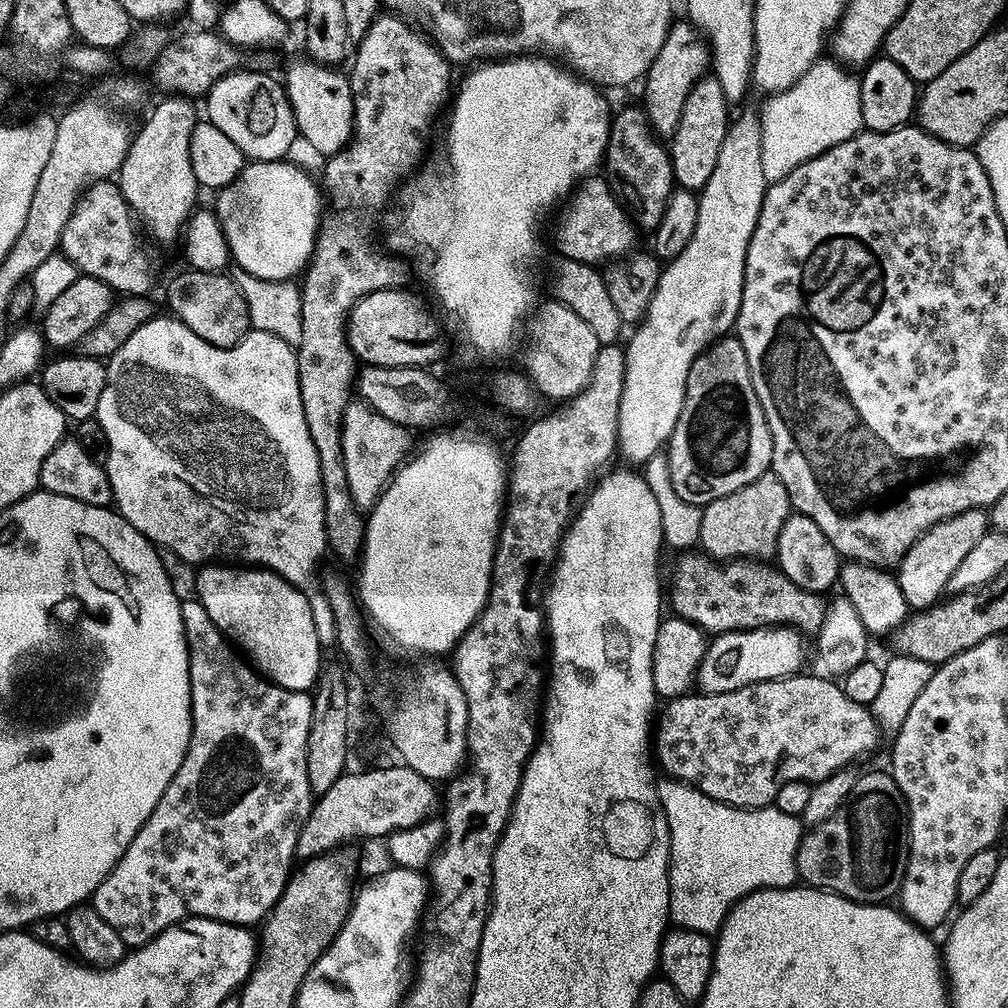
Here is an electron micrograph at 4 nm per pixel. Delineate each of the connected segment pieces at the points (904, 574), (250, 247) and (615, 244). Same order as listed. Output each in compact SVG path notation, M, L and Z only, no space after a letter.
M971 508L962 514L951 516L948 520L932 525L912 543L910 550L898 562L898 569L900 568L898 581L909 609L931 608L945 595L950 574L958 570L962 558L966 558L966 554L974 550L978 538L982 538L989 528L989 513L979 508Z
M287 159L245 163L236 180L215 193L214 211L224 231L231 259L237 264L235 267L241 272L249 272L267 280L292 280L303 273L312 259L316 233L320 231L322 223L321 185L317 181L315 184L298 165L288 163Z
M603 175L585 176L567 197L564 206L564 213L556 224L556 248L561 257L600 266L600 263L603 265L605 262L627 257L633 251L632 243L636 240L638 229L622 205L617 202Z

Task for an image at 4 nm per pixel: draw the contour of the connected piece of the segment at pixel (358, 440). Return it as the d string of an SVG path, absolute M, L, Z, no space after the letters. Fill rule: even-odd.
M352 400L343 412L342 452L348 489L361 510L371 509L393 473L409 455L409 429L373 412L363 401ZM408 452L408 453L407 453Z

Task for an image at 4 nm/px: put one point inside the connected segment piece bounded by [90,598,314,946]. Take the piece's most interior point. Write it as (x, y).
(220, 844)

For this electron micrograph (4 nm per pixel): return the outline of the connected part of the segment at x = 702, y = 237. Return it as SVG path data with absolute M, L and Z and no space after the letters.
M755 111L744 112L728 125L726 138L722 138L722 150L718 150L718 162L710 182L699 189L698 222L688 245L661 271L660 281L650 298L650 306L644 319L635 325L636 333L626 344L624 361L626 374L622 386L622 402L618 410L618 452L622 457L640 464L668 443L678 414L682 414L682 402L686 394L688 371L696 357L717 338L733 331L736 315L742 302L744 289L744 259L766 191L760 153L760 118Z

